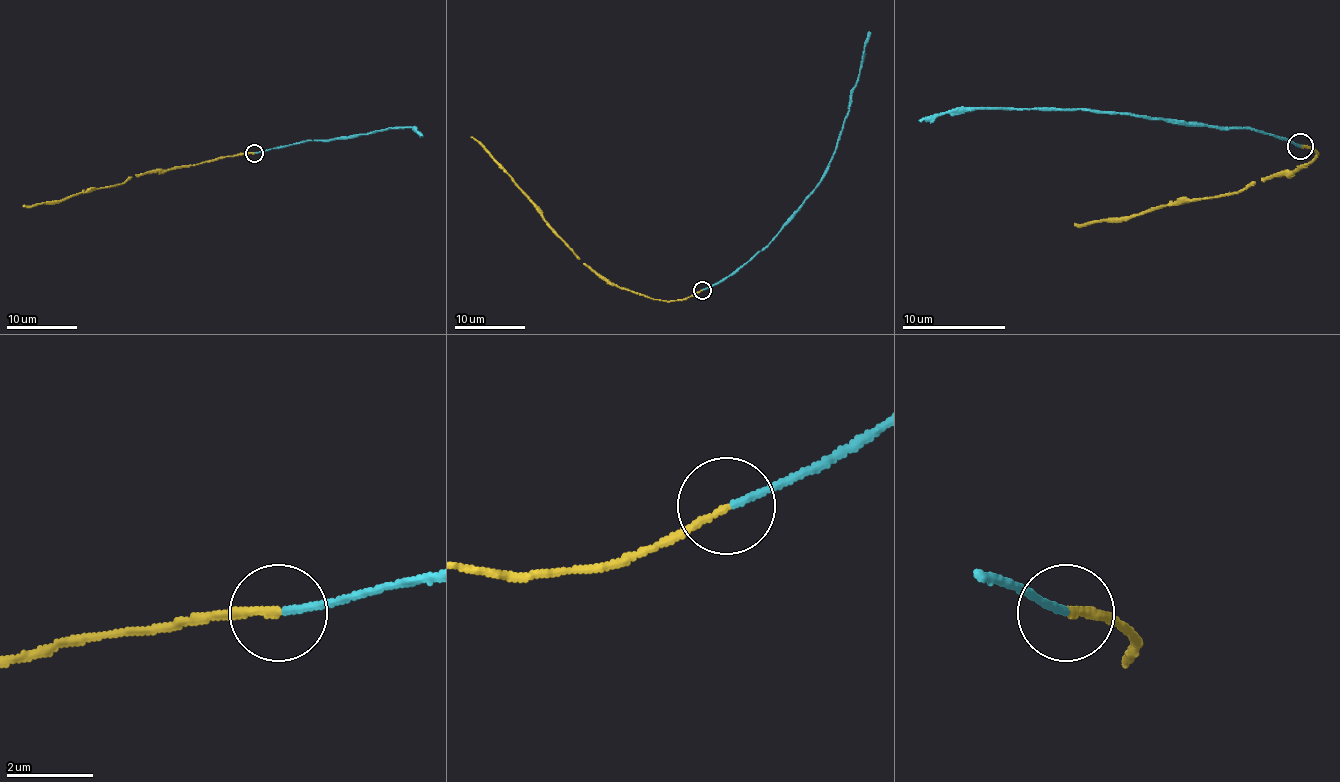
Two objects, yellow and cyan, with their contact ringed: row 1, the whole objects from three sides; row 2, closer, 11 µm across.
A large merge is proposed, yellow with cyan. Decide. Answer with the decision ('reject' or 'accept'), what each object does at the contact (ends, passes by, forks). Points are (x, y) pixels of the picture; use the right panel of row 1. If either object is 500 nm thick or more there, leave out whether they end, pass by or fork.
accept | yellow ends | cyan ends

